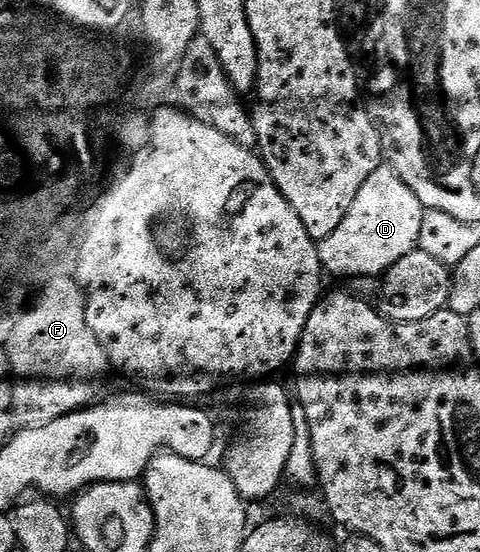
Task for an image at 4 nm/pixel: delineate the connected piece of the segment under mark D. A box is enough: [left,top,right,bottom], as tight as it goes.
[317,167,425,277]

